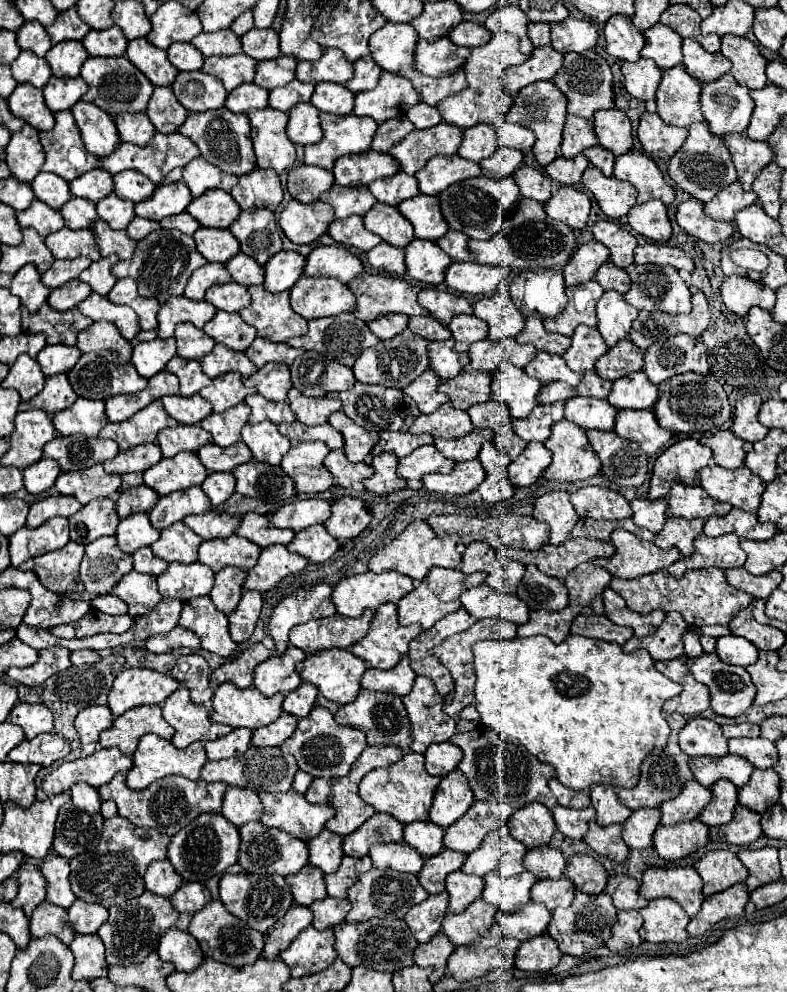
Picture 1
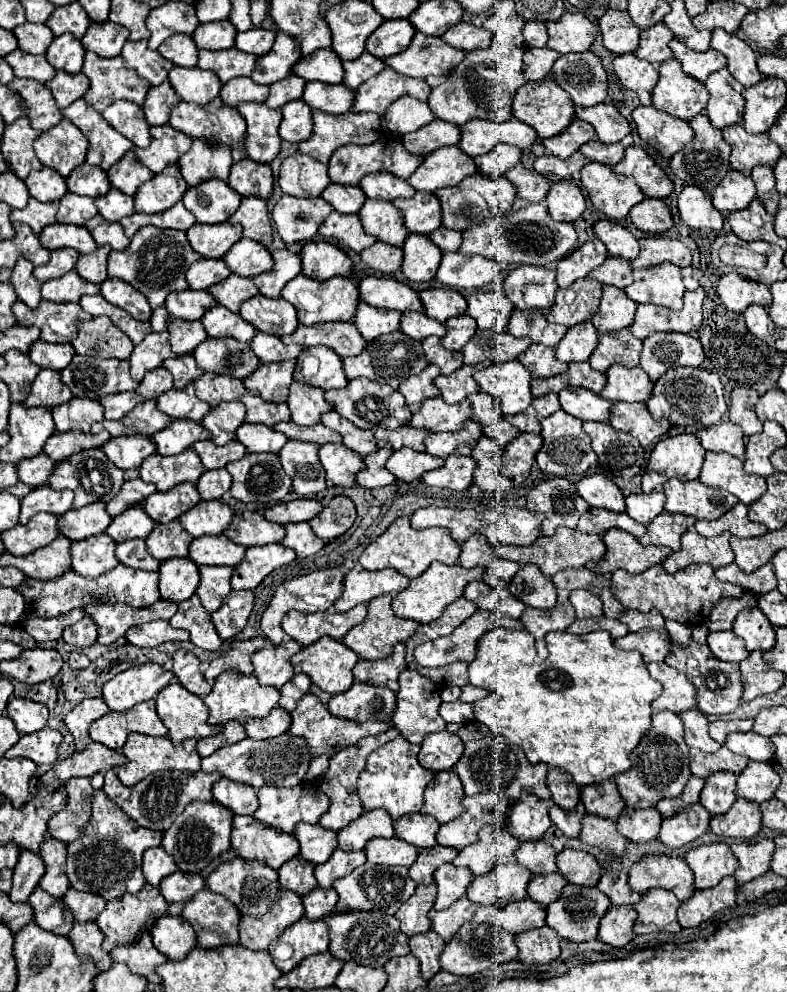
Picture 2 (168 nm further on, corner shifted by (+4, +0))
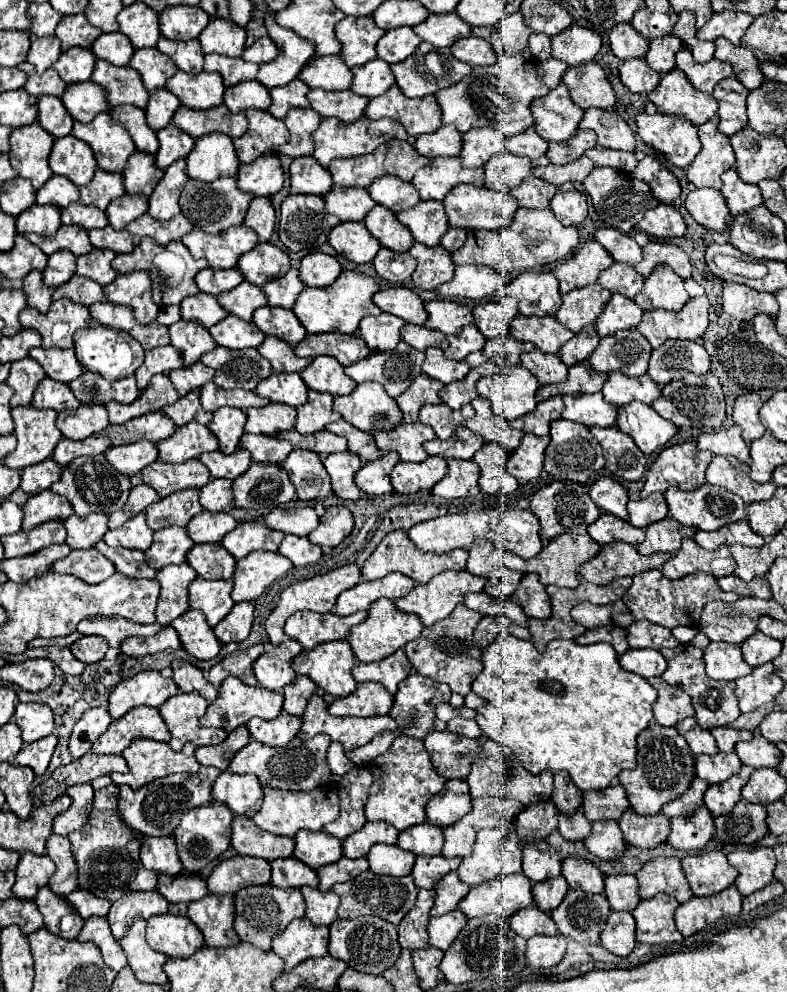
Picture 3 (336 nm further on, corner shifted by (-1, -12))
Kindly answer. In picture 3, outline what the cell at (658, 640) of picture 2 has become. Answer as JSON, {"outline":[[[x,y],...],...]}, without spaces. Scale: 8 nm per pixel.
{"outline":[[[627,650],[623,656],[619,656],[619,664],[623,670],[639,674],[643,678],[661,676],[667,668],[667,662],[661,652],[657,650]]]}

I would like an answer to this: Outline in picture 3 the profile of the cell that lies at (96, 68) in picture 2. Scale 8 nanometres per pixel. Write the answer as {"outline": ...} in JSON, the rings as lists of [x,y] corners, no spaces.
{"outline":[[[97,60],[93,76],[93,82],[101,84],[109,92],[109,104],[123,106],[123,104],[133,104],[137,108],[145,108],[149,100],[149,92],[143,86],[143,80],[137,70],[131,66],[113,66],[105,60]]]}

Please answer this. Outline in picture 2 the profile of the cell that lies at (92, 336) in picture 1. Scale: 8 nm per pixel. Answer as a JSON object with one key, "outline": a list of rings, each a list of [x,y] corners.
{"outline":[[[98,316],[78,324],[78,338],[72,340],[76,354],[118,358],[124,360],[132,354],[132,340],[112,324],[108,316]]]}

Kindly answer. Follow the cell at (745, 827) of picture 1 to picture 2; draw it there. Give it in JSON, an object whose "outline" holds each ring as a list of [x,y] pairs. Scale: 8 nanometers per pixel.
{"outline":[[[738,798],[724,816],[712,816],[710,830],[722,838],[750,840],[760,830],[760,810],[744,798]]]}

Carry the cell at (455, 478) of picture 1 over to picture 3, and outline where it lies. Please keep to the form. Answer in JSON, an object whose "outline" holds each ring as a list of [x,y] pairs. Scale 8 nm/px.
{"outline":[[[449,460],[447,474],[433,486],[441,498],[461,498],[479,480],[479,466],[473,460]]]}

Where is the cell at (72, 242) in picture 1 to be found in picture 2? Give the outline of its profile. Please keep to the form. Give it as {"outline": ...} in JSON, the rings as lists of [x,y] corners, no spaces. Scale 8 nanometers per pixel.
{"outline":[[[52,224],[40,232],[40,244],[48,250],[60,250],[60,248],[74,248],[80,254],[94,252],[96,242],[92,240],[90,232],[84,226],[72,226],[72,224]]]}

